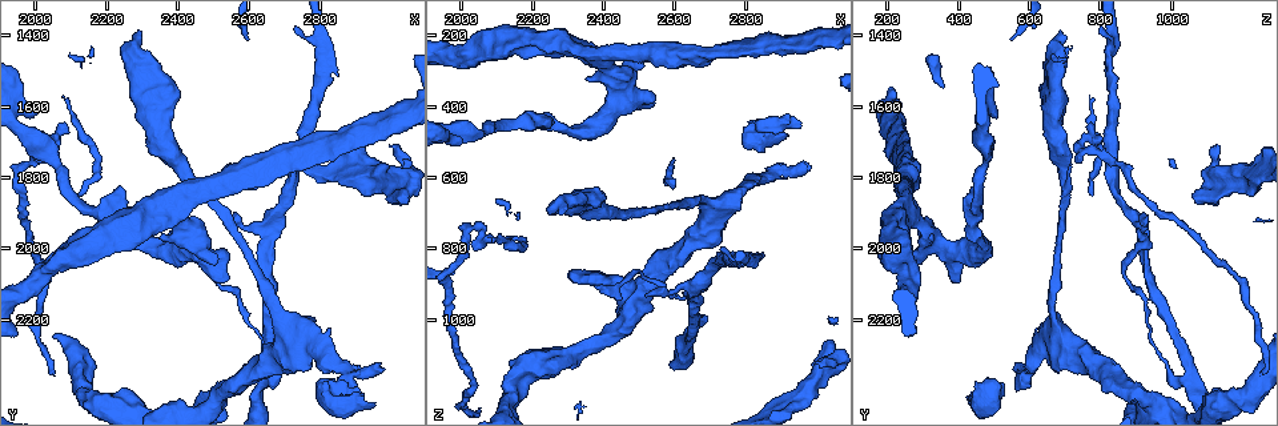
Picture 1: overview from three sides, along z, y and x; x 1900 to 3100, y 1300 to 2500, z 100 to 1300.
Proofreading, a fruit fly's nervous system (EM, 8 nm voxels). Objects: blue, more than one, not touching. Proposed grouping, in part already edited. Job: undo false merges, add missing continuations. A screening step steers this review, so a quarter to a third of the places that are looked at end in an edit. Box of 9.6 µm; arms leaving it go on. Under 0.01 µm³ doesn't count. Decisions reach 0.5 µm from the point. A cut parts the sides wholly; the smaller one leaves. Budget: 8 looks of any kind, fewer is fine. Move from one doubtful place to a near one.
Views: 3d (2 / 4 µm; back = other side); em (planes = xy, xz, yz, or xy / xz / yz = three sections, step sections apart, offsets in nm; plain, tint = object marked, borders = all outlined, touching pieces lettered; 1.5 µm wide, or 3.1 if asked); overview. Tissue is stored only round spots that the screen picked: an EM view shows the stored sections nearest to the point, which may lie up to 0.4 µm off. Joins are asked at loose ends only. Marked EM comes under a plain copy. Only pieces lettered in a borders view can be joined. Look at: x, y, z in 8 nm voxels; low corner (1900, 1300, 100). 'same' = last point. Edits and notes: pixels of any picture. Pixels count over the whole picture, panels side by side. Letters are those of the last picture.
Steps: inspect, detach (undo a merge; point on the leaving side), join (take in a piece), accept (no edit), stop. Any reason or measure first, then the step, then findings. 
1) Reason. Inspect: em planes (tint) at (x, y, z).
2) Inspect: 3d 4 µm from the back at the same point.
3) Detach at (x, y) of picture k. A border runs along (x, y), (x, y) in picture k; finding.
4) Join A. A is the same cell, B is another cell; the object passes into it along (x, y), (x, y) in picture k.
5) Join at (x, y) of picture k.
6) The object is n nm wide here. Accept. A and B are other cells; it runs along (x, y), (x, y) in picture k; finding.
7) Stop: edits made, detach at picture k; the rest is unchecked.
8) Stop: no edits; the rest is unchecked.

Tapers out. Inspect: 3d 4 µm at (2130, 1840, 780).

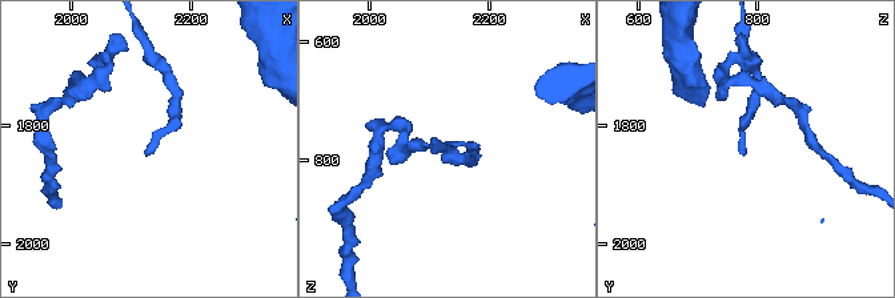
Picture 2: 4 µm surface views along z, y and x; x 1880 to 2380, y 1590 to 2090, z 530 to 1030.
Now the EM. Inspect: em planes (borders) at (2120, 1850, 780).

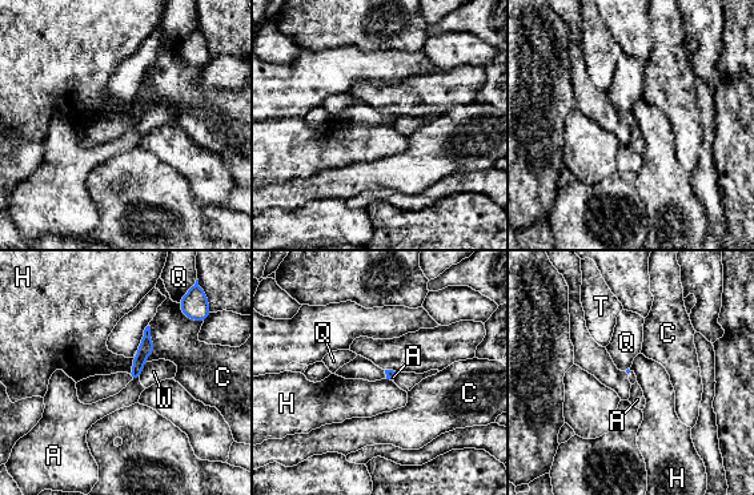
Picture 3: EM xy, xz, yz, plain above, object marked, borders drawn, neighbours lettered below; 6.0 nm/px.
Accept. A, C, H, Q, T and W are other cells; a border runs along (133, 358), (129, 374) in picture 3; none of them fits.

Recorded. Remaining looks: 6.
Free end. Inspect: em planes (borders) at (2730, 1380, 800).

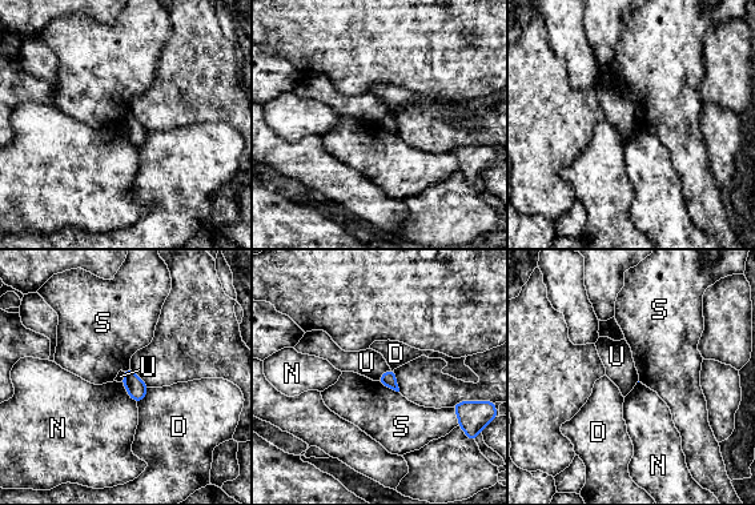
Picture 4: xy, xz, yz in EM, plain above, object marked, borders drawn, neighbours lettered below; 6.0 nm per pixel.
The longest contact is with N, 160 nm. Accept. D, N, S and U are other cells; a border runs along (390, 369), (377, 380) in picture 4; no lettered piece goes on from it.

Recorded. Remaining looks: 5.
Branch stops here. Inspect: 3d 4 µm from the back at (2520, 2040, 280).

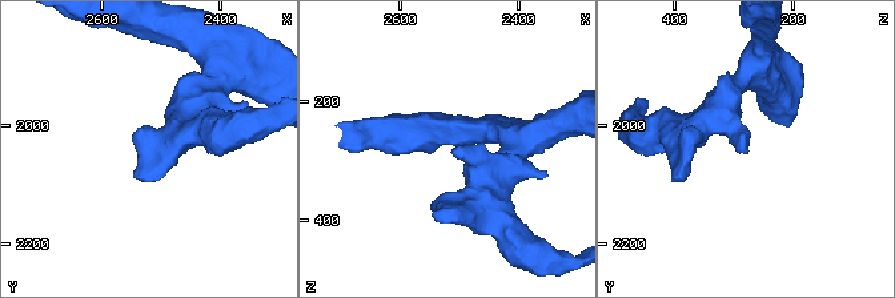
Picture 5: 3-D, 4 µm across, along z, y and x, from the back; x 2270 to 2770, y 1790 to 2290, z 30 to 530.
Inspect: em xy step 4 (borders) at (2520, 2035, 280).

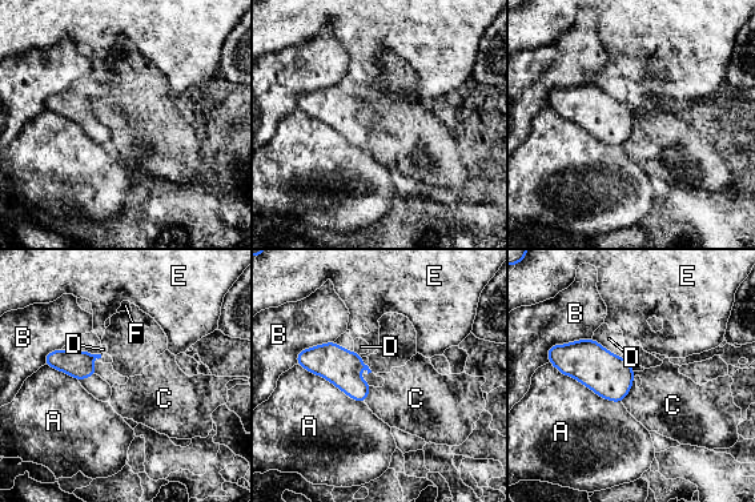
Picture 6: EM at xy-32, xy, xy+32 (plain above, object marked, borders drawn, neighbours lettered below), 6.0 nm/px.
The longest contact is with A, 500 nm. Accept. A, B, C, D, E and F are other cells; a border runs along (634, 380), (629, 393), (621, 401) in picture 6; none of them fits.

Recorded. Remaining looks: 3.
Stop: no edits; the rest is unchecked.

